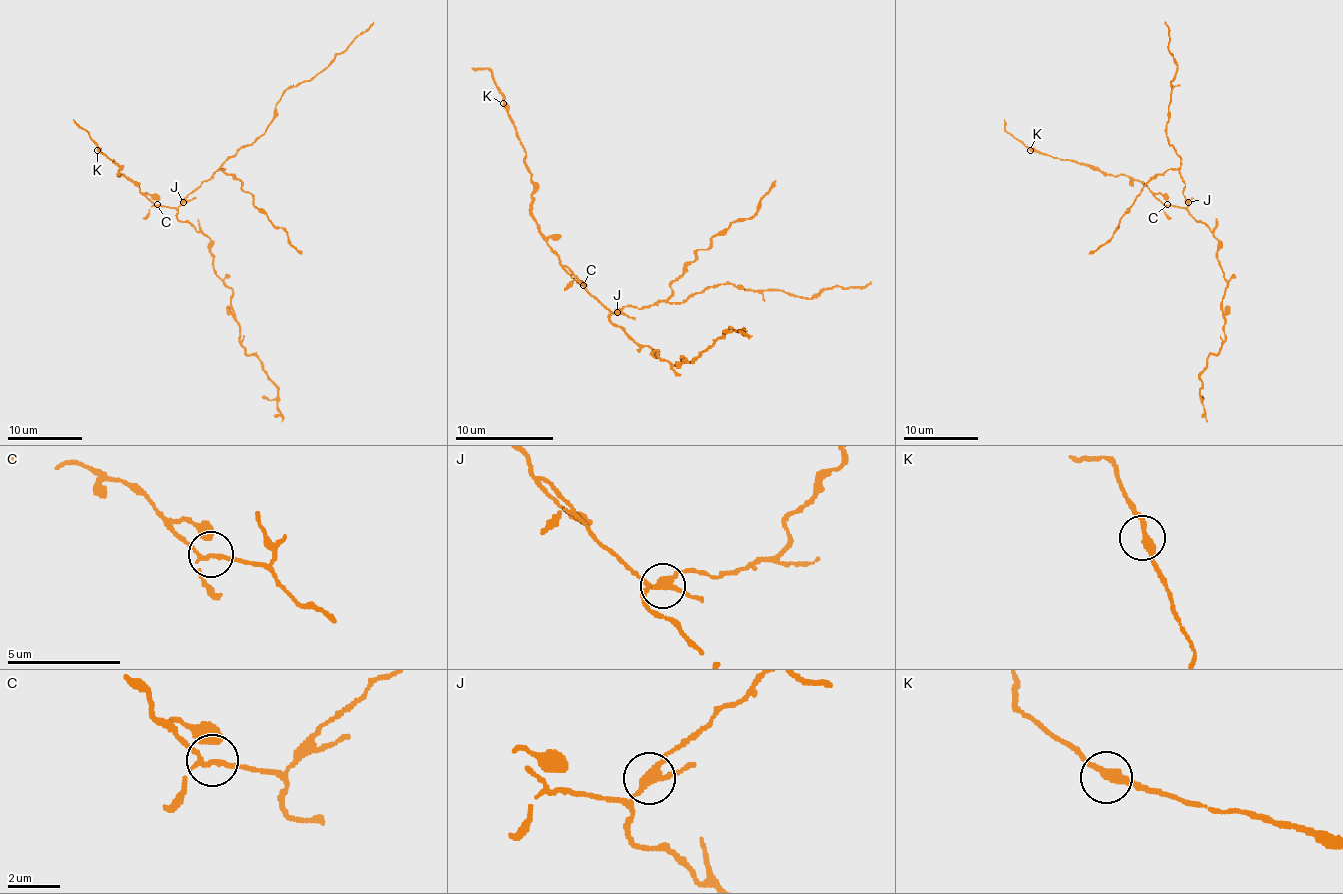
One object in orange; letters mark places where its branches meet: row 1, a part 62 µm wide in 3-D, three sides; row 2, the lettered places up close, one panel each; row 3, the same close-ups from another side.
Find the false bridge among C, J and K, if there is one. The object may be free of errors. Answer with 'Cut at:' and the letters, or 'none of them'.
Cut at: J

